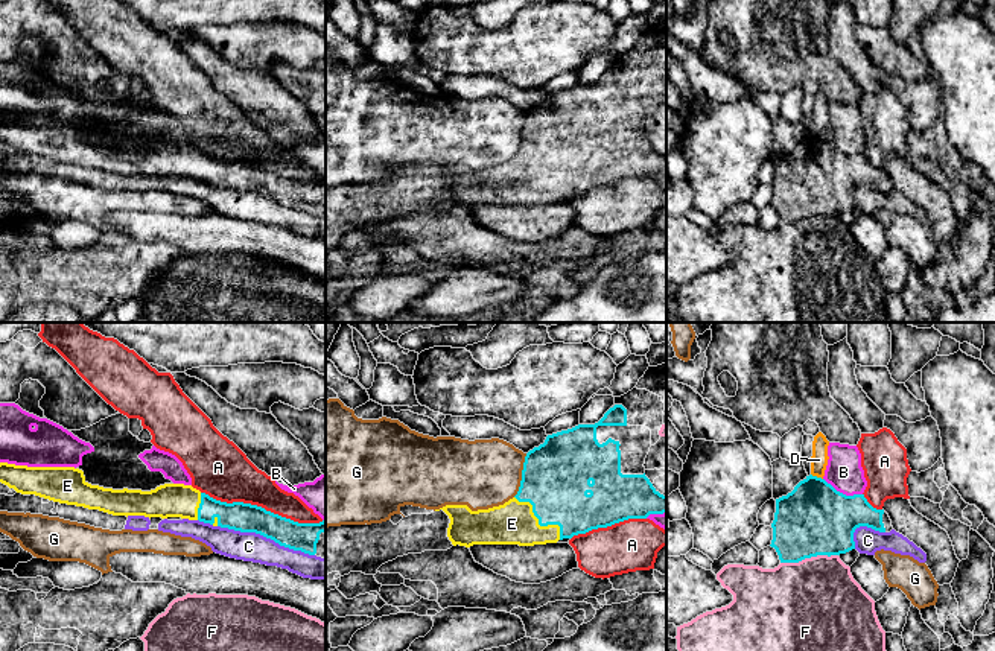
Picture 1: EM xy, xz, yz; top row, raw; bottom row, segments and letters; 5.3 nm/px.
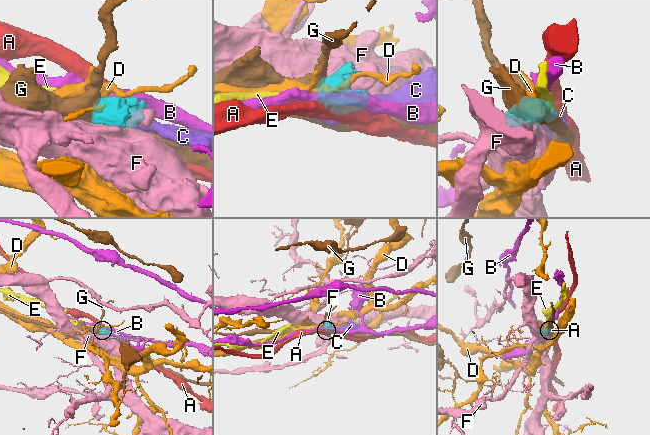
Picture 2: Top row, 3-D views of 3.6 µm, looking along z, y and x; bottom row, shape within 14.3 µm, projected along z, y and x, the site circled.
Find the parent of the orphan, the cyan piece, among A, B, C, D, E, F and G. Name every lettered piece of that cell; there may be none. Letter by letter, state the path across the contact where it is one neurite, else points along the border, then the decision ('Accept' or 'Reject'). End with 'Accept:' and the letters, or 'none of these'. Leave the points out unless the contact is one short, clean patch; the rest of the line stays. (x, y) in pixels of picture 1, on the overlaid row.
A: Reject
B: Reject
C: Reject
D: Reject
E: Path across: xz (556, 479), (553, 502), (539, 522), (511, 523). Accept
F: Reject
G: Boundary: xz (527, 454), (522, 463), (521, 485), (513, 496). Reject
Accept: E

